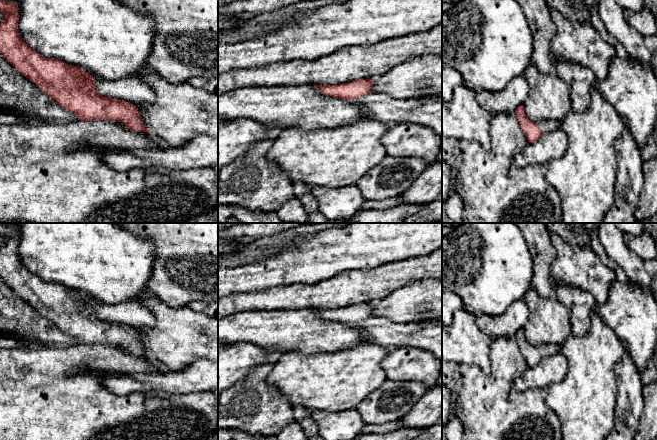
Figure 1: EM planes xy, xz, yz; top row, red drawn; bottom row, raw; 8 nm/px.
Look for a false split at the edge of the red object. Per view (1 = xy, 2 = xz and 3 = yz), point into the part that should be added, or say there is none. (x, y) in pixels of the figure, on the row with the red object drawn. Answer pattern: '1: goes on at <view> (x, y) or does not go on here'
1: does not go on here
2: goes on at xz (380, 107)
3: goes on at yz (545, 126)

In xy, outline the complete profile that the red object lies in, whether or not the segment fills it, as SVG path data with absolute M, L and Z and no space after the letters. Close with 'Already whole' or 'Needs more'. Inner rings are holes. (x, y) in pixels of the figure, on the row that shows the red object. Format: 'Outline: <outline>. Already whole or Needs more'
Outline: M0 0L0 13L5 18L0 22L0 53L21 74L35 83L40 90L53 98L63 109L74 113L78 120L111 120L123 122L135 132L150 132L142 124L139 111L132 103L100 95L94 85L93 76L77 66L68 65L61 60L46 58L29 47L21 38L18 30L18 3Z. Already whole

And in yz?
Outline: M520 105L516 108L515 116L518 119L521 129L529 143L536 142L543 133L561 128L561 121L544 120L539 124L532 122L527 118L523 109L523 105Z. Needs more

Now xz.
Outline: M359 79L338 85L314 87L325 95L350 100L367 119L394 124L417 124L442 136L442 100L401 100L372 91L374 79Z. Needs more

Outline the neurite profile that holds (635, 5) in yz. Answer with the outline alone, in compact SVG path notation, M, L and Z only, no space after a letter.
M616 0L616 2L623 8L632 11L639 11L644 6L644 0Z

